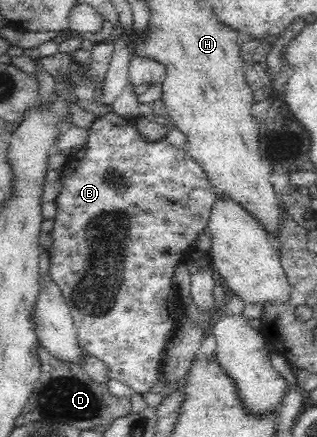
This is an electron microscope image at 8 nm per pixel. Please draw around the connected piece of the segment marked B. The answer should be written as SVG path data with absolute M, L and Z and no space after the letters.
M115 113L101 116L88 129L87 141L78 149L66 156L65 164L61 169L62 189L55 198L57 204L54 227L51 231L54 240L50 250L49 276L58 285L63 294L65 303L70 308L79 345L85 352L104 362L109 370L109 378L128 384L134 392L144 394L156 386L161 373L161 360L169 340L174 336L178 321L183 315L183 301L179 290L173 283L173 276L177 266L188 262L196 251L196 239L210 222L211 208L215 203L215 194L210 185L205 170L185 151L184 148L174 146L166 137L150 142L132 125L133 118L126 118Z

